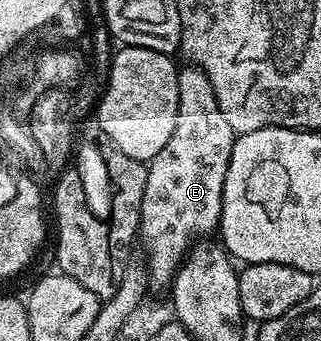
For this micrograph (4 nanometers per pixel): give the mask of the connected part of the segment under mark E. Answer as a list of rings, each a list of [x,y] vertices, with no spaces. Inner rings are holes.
[[[184,66],[178,71],[178,118],[174,122],[174,134],[170,142],[158,150],[154,159],[147,161],[146,194],[142,194],[142,214],[140,215],[139,243],[144,243],[144,252],[148,255],[148,287],[171,289],[180,263],[189,248],[201,238],[208,238],[219,229],[222,214],[222,186],[226,182],[226,170],[230,166],[230,154],[236,141],[230,122],[222,115],[222,106],[210,86],[210,78],[201,68]]]

